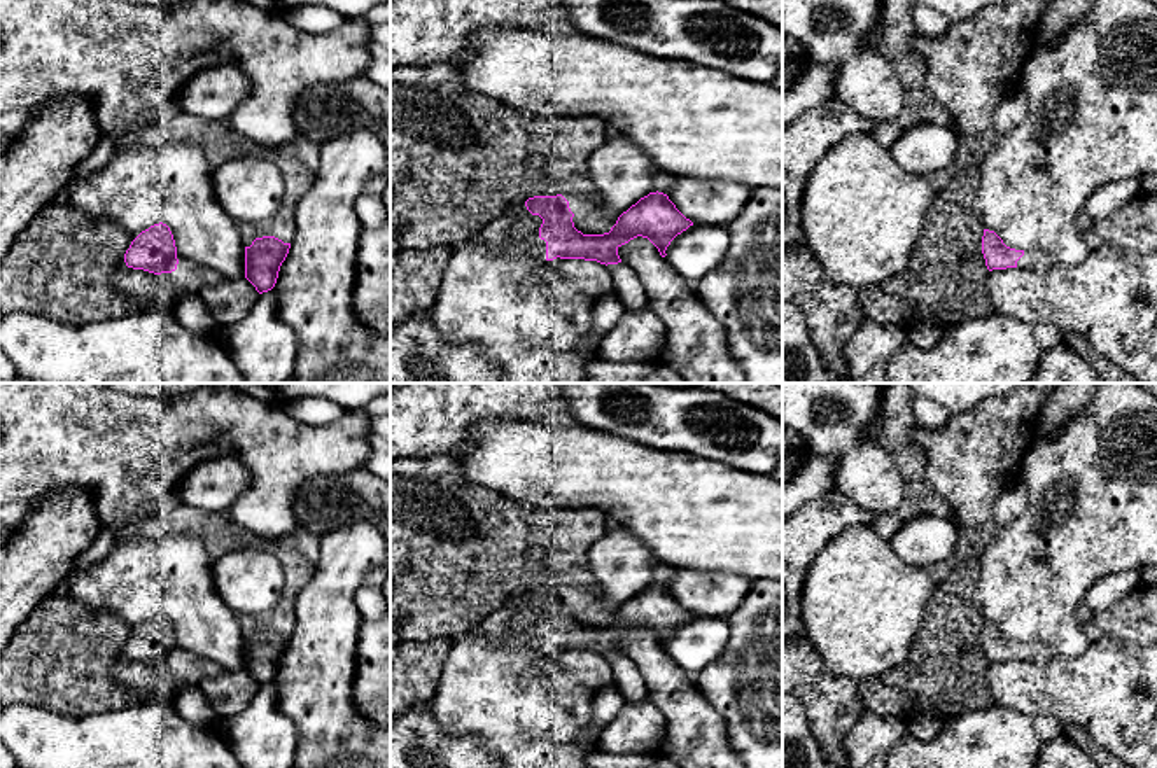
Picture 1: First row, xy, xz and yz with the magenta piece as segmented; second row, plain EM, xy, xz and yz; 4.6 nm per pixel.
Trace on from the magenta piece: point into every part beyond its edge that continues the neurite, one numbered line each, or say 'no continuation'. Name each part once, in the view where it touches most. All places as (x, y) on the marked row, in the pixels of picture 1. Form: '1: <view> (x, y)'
1: xz (536, 247)

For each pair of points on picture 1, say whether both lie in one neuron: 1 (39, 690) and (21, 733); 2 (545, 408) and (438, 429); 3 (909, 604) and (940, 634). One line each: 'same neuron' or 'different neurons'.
1: different neurons
2: same neuron
3: different neurons

